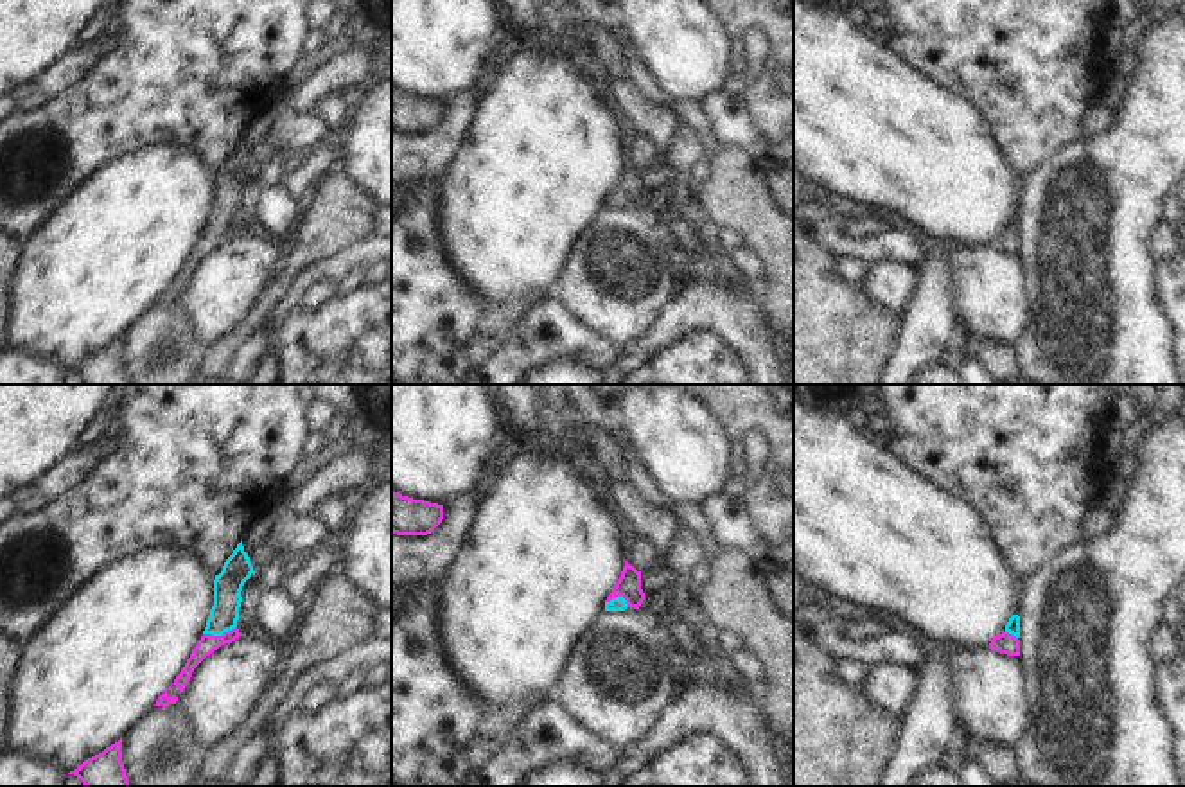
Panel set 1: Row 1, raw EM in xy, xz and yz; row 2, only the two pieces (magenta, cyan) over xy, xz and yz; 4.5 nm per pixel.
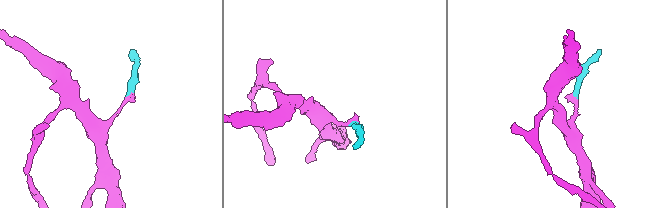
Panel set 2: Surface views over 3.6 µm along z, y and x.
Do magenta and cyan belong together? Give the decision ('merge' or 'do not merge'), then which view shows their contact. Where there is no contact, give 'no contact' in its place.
merge | xy

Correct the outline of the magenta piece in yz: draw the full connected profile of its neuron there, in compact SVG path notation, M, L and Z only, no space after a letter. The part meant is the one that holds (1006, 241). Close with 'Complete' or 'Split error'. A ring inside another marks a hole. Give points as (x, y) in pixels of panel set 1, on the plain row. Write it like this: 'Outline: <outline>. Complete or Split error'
Outline: M1013 212L1005 223L1005 228L991 237L989 246L1007 253L1020 253L1018 235L1020 235L1020 214Z. Split error

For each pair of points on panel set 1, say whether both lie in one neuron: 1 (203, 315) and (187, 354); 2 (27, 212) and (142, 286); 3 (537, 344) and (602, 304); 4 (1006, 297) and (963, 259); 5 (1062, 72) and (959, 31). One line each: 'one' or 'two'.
1: two
2: two
3: two
4: one
5: one

